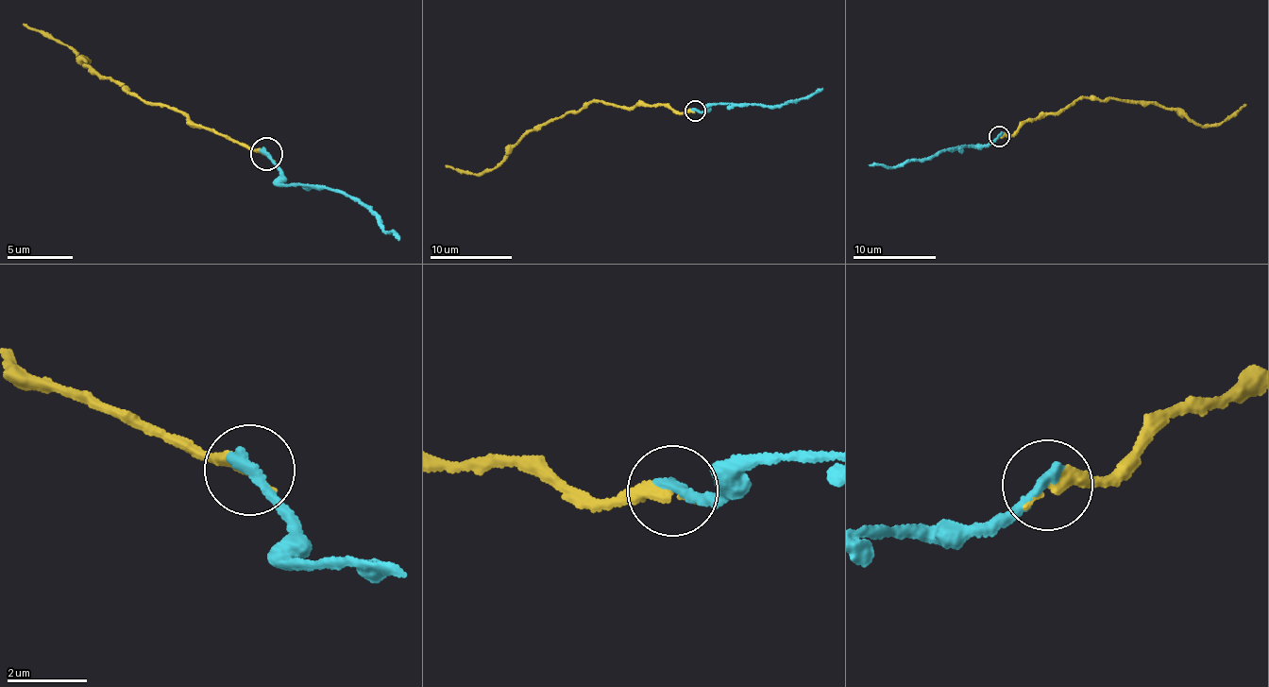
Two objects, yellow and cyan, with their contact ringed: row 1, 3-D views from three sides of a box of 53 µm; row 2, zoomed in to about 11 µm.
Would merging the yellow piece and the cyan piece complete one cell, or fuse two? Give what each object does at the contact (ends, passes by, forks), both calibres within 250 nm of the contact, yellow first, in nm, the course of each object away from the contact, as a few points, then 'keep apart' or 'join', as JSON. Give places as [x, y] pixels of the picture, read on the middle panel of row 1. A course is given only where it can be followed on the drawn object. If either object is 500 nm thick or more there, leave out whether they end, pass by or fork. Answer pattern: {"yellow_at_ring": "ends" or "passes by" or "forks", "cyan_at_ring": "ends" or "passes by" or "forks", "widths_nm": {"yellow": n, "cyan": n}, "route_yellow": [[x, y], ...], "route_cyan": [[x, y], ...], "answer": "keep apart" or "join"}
{"yellow_at_ring": "ends", "cyan_at_ring": "ends", "widths_nm": {"yellow": 280, "cyan": 340}, "route_yellow": [[694, 111], [680, 113], [640, 101], [627, 108], [593, 99], [533, 128], [491, 168], [476, 175], [445, 165]], "route_cyan": [[694, 111], [702, 112], [709, 104], [733, 108], [755, 104], [780, 109], [788, 102], [806, 99], [823, 88]], "answer": "join"}

